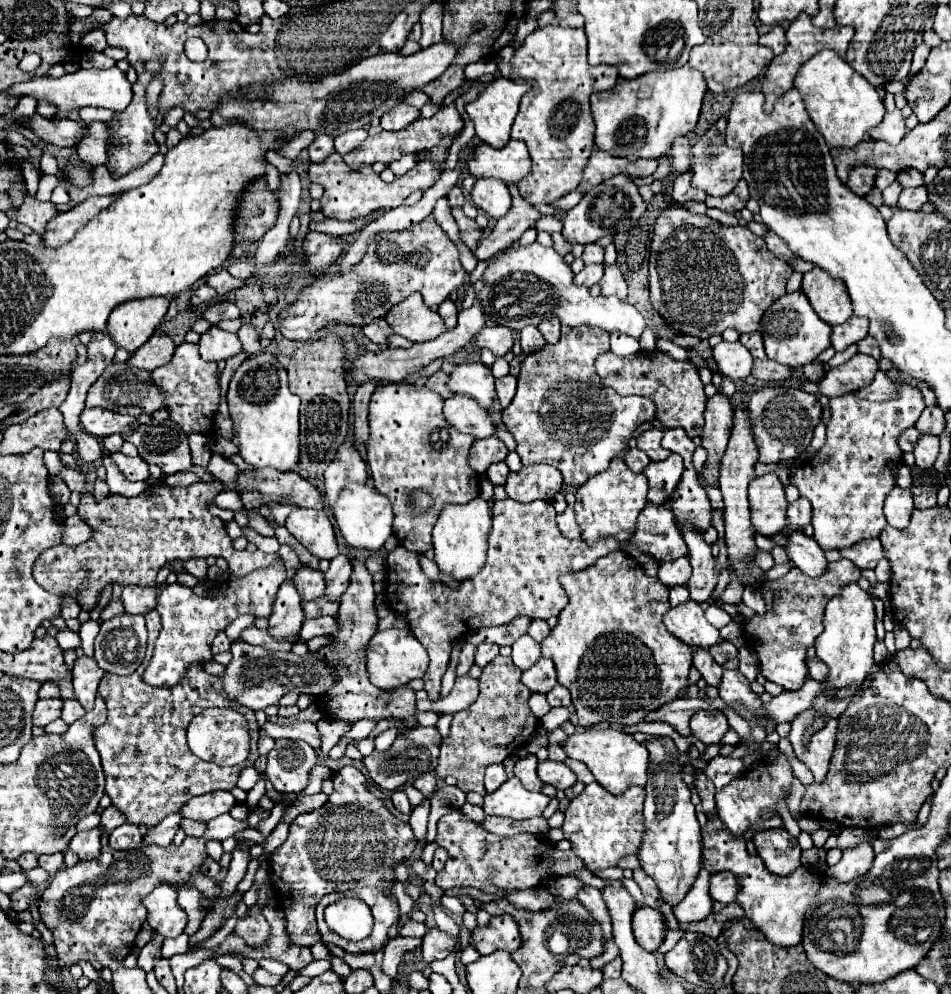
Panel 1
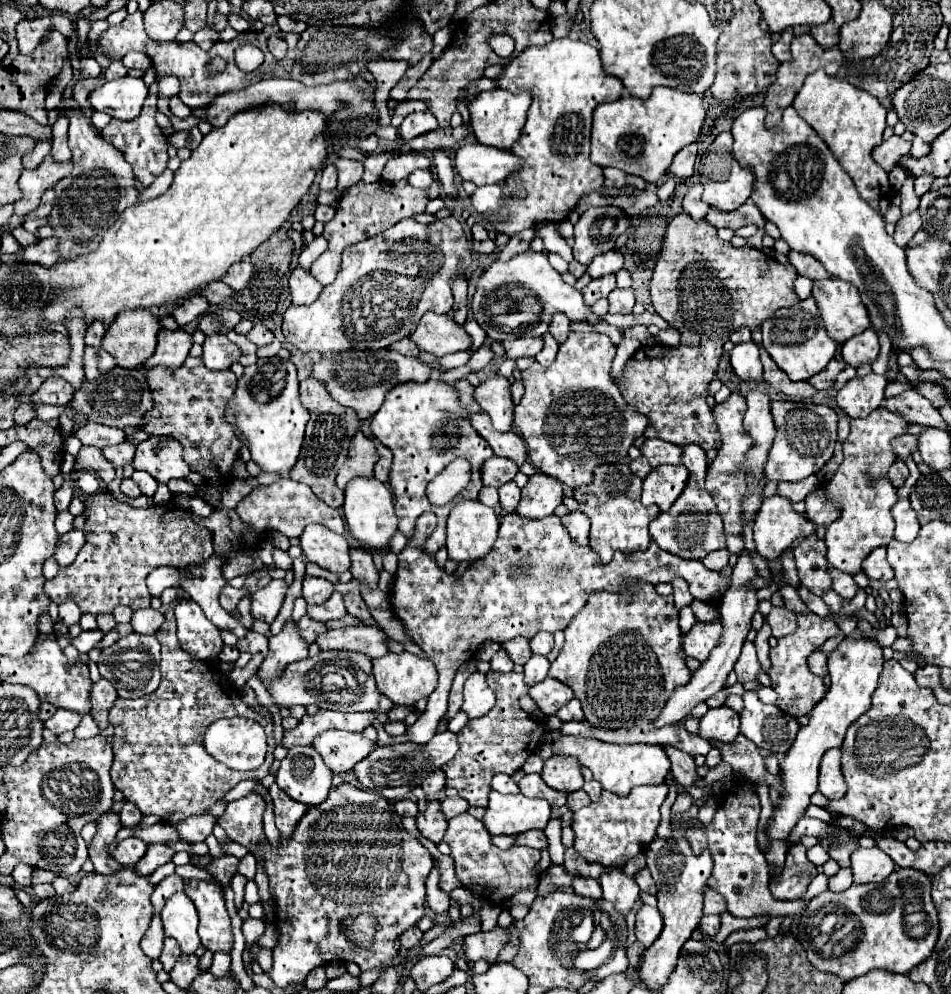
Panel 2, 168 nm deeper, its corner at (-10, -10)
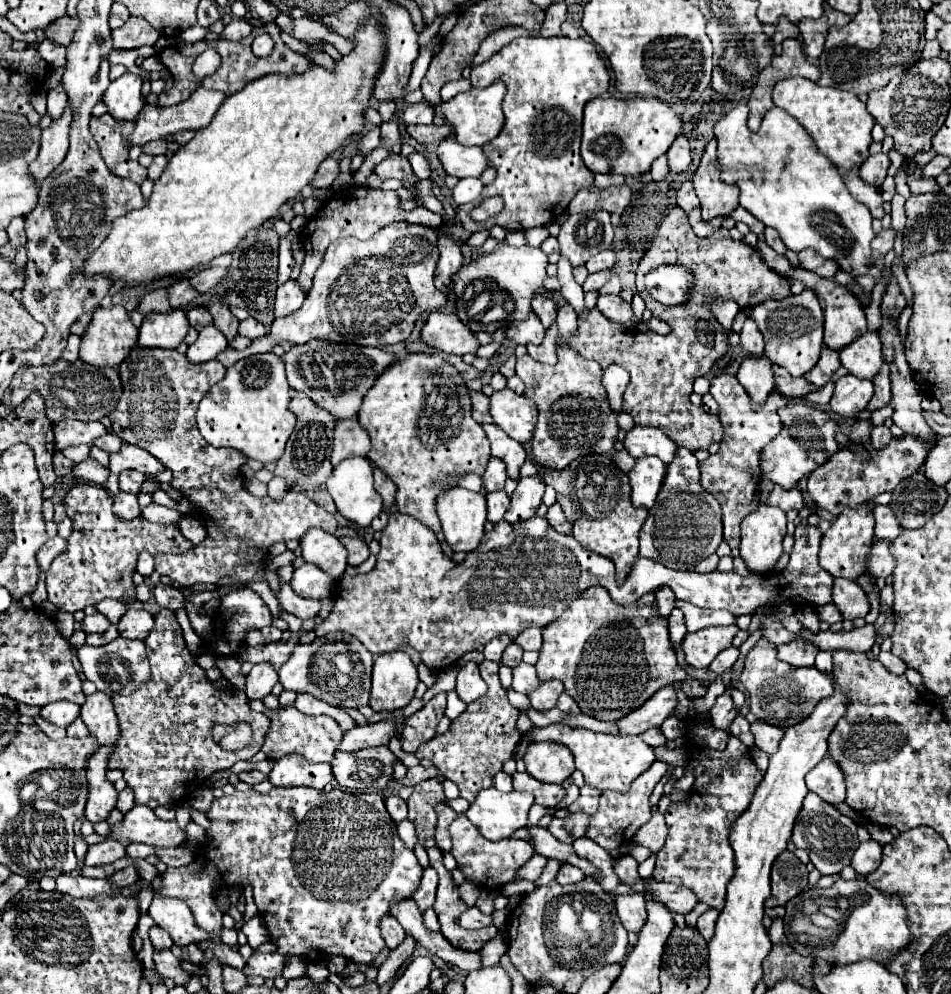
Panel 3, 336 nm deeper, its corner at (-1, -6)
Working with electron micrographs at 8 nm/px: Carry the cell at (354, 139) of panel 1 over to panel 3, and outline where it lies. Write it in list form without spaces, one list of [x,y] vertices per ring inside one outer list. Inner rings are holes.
[[[327,157],[327,159],[319,165],[317,175],[315,175],[315,179],[311,181],[311,187],[327,189],[327,187],[331,187],[331,183],[335,181],[335,177],[337,177],[337,175],[339,175],[339,163],[337,163],[335,159]]]

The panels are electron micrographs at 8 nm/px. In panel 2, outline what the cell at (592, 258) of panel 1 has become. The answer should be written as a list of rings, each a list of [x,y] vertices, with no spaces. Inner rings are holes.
[[[614,249],[594,257],[594,261],[588,265],[588,273],[592,277],[604,277],[610,273],[618,273],[622,267],[624,267],[624,257],[618,249]]]

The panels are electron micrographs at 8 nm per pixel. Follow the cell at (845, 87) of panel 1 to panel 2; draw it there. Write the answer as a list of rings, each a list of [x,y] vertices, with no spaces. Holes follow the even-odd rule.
[[[816,71],[806,77],[792,107],[834,151],[834,157],[840,161],[842,169],[852,177],[860,197],[874,211],[884,215],[890,205],[892,189],[888,183],[888,173],[872,159],[872,149],[882,143],[882,133],[886,129],[886,109],[878,103],[878,99],[850,85],[848,81],[842,81],[840,77],[830,77],[824,71]]]

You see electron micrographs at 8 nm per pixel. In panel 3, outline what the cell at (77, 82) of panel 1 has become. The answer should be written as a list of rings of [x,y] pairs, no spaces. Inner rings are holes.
[[[133,73],[121,75],[109,85],[103,95],[103,103],[109,107],[109,113],[121,121],[133,121],[145,105],[143,99],[143,79]]]

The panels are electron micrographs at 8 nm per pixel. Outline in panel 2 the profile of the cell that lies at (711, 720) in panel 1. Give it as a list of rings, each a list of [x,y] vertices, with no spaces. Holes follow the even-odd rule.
[[[726,705],[718,709],[708,709],[708,713],[700,719],[698,735],[710,741],[732,743],[740,735],[740,717]]]

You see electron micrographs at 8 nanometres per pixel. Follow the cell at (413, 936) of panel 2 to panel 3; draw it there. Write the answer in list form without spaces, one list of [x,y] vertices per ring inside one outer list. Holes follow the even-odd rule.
[[[385,915],[385,919],[379,921],[379,929],[381,929],[381,937],[385,939],[389,949],[399,947],[403,943],[403,939],[405,939],[405,931],[397,923],[397,919],[393,919],[393,915]]]

